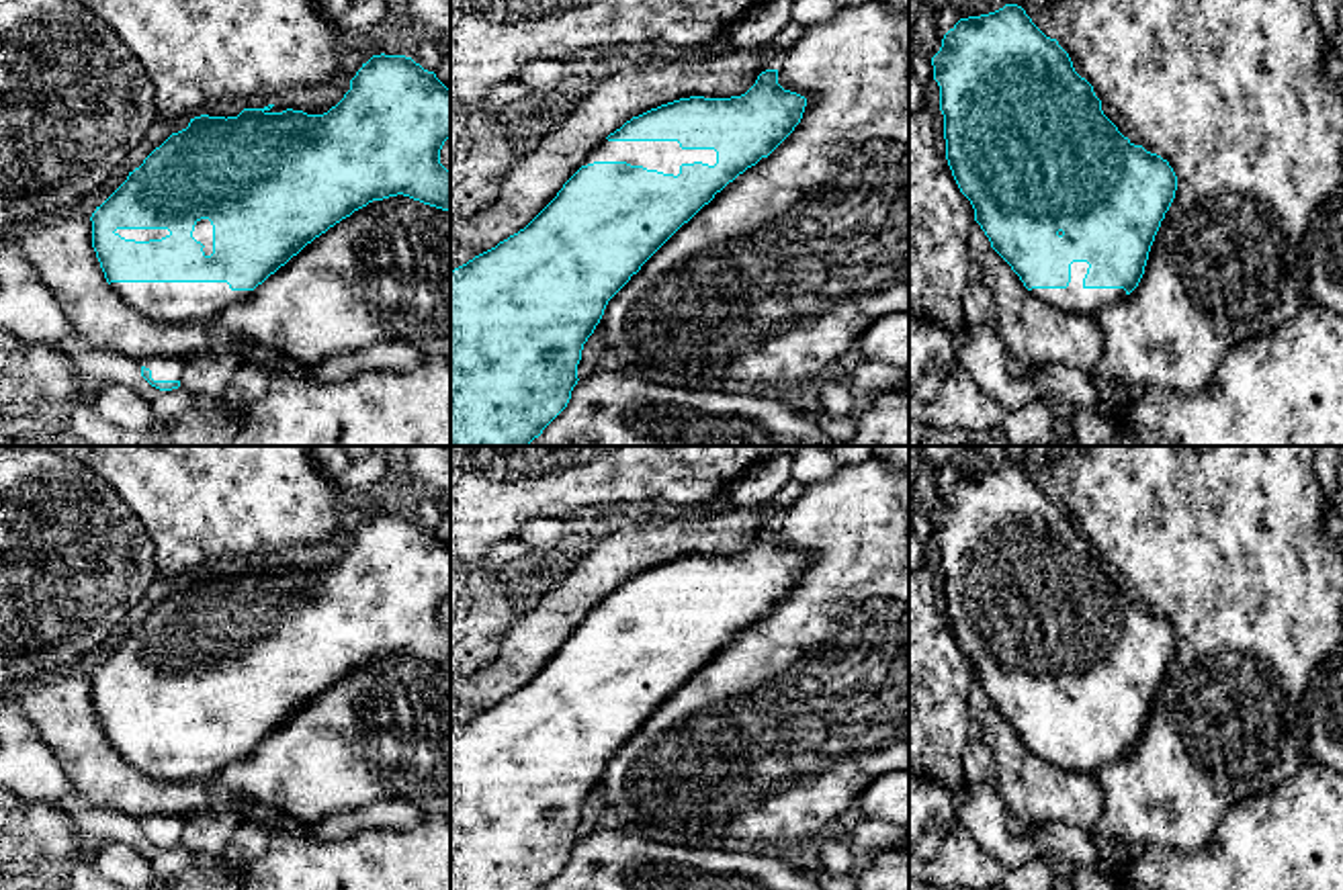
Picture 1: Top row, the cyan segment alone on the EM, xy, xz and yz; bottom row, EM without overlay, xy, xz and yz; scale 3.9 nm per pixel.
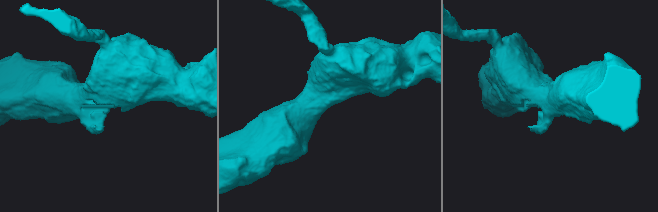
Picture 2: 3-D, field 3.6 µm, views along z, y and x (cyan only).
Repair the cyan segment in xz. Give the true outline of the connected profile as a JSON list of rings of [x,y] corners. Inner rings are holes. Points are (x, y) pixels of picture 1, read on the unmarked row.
[[[766,528],[755,542],[741,554],[731,557],[680,557],[626,579],[610,591],[563,642],[557,655],[518,692],[500,700],[495,706],[475,714],[467,722],[450,728],[450,890],[543,890],[569,861],[577,843],[577,822],[588,796],[600,782],[608,759],[631,739],[633,732],[717,651],[733,640],[747,626],[768,616],[800,581],[807,557],[784,548],[778,542],[778,528]]]

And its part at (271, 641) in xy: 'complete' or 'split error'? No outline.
split error

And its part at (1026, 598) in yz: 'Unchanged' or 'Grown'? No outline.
Grown

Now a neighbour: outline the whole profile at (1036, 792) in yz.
[[[991,706],[974,728],[995,763],[993,784],[1022,822],[1060,822],[1093,835],[1103,814],[1095,775],[1060,769],[1034,755],[1011,724]]]

